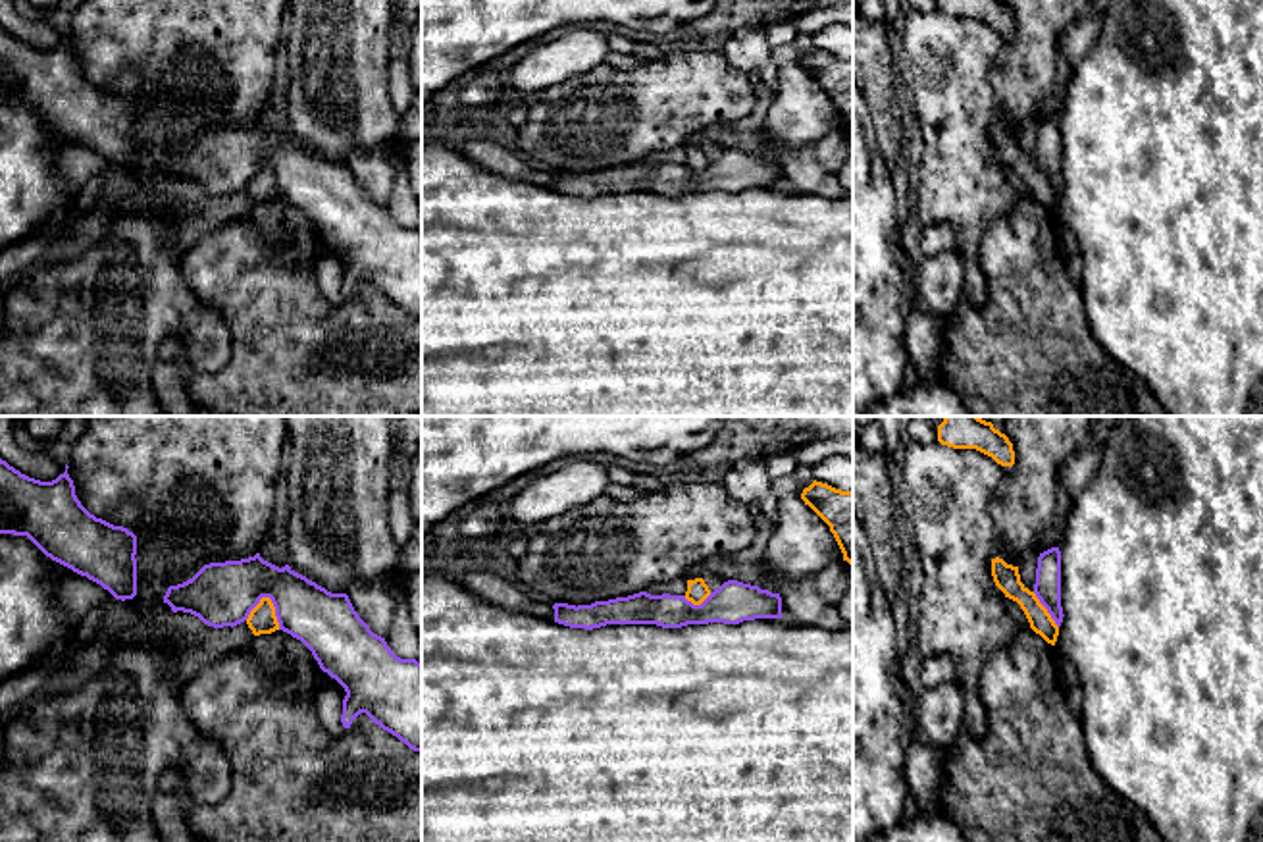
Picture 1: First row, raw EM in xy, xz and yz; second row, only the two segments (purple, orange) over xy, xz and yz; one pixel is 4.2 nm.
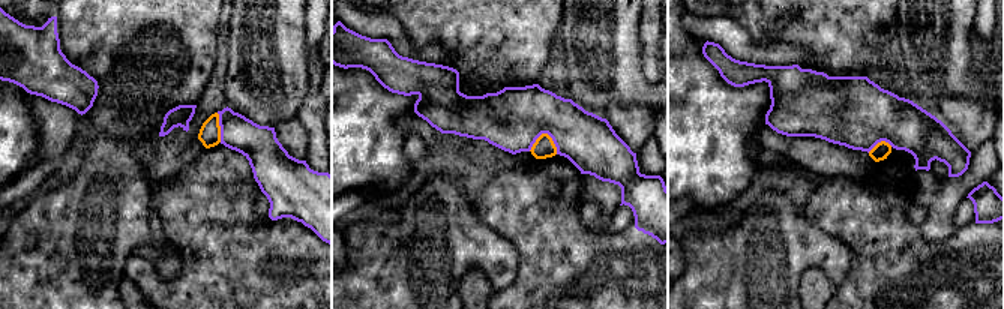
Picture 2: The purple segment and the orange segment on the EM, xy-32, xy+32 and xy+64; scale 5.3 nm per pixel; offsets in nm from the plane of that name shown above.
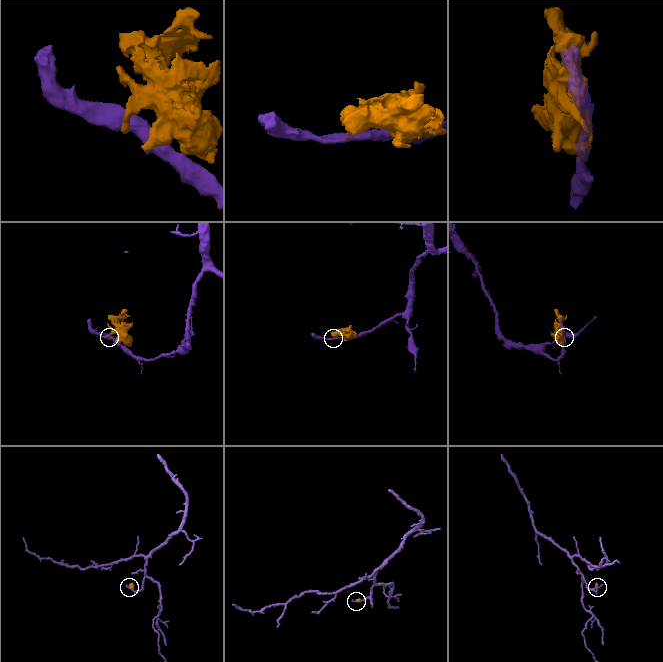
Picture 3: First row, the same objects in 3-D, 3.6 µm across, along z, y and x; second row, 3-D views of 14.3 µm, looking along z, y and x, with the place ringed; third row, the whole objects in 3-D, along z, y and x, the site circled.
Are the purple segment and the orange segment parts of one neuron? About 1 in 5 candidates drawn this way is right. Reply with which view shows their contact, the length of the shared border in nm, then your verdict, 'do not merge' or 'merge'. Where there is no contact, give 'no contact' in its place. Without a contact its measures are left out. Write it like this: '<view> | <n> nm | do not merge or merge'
xy | 160 nm | do not merge

